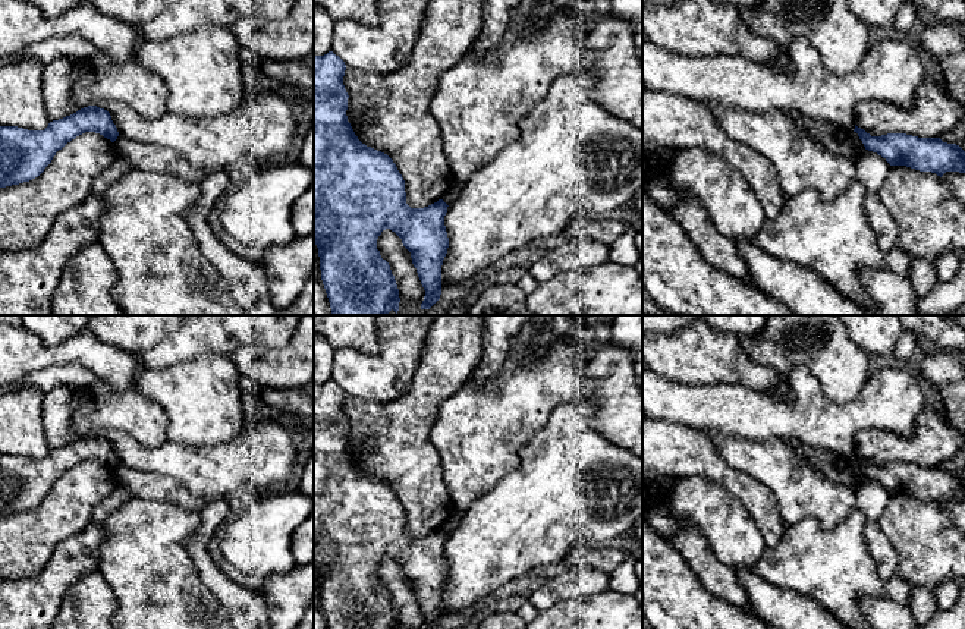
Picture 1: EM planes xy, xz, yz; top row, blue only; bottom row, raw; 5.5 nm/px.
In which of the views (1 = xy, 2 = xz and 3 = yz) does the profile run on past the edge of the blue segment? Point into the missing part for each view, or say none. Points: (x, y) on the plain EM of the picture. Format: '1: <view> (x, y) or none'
1: none
2: none
3: none

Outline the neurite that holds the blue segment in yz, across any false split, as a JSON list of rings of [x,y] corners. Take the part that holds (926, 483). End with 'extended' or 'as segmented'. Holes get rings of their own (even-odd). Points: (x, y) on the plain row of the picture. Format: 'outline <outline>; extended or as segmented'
outline [[[855,453],[865,478],[877,481],[890,494],[906,494],[943,504],[946,500],[965,501],[965,479],[940,466],[918,466],[906,462],[871,465]]]; as segmented

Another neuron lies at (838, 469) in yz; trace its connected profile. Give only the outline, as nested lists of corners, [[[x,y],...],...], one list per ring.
[[[796,444],[796,456],[805,459],[814,469],[820,471],[830,481],[852,488],[855,493],[862,482],[852,471],[851,462],[842,456],[811,446]]]

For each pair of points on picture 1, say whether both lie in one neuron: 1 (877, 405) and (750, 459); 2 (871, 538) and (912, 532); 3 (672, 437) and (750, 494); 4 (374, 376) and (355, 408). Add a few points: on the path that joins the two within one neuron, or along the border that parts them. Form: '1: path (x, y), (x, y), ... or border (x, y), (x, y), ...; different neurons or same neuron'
1: border (757, 442), (789, 439), (797, 443); different neurons
2: border (877, 521), (898, 556), (898, 569); different neurons
3: path (691, 452), (731, 478); same neuron
4: border (346, 395), (368, 402), (390, 402), (395, 399); different neurons

